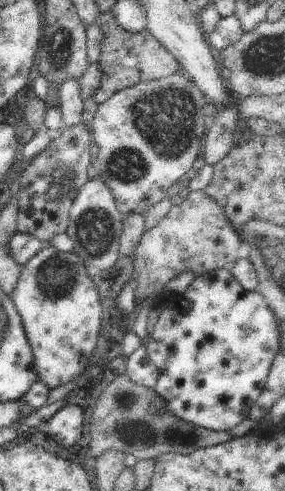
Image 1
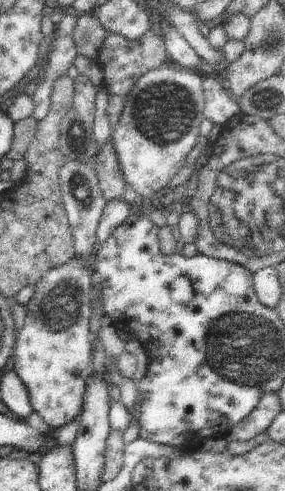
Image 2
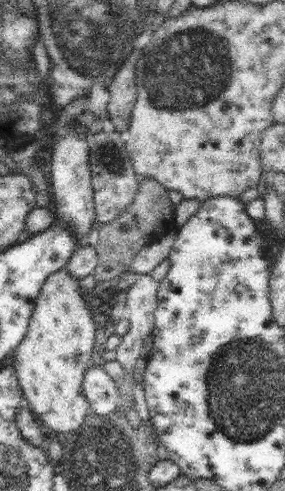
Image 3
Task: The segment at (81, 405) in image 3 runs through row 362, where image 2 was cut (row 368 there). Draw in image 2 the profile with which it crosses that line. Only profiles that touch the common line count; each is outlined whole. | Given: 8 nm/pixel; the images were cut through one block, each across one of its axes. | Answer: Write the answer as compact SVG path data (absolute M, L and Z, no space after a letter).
M71 258L67 264L61 268L49 270L37 284L35 284L35 294L27 302L27 316L25 316L25 326L15 338L15 352L13 352L13 370L17 372L19 380L29 392L29 404L31 410L35 410L41 420L49 426L49 430L61 428L69 422L75 420L77 414L81 414L83 406L83 396L85 396L85 384L87 378L91 376L91 360L93 360L93 350L95 342L89 336L89 316L91 316L91 300L93 300L93 270L87 268L87 264L79 258Z

